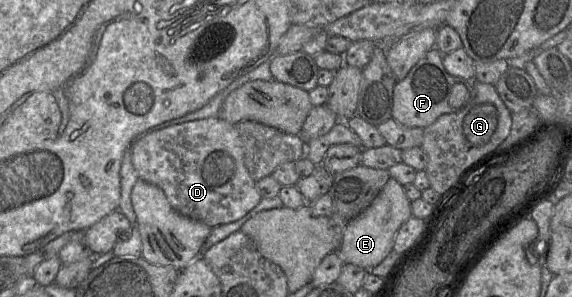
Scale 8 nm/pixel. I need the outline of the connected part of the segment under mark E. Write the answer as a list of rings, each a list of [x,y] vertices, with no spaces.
[[[389,178],[368,208],[347,224],[337,251],[340,259],[370,272],[392,251],[398,229],[411,216],[411,201],[405,195],[403,185]]]

